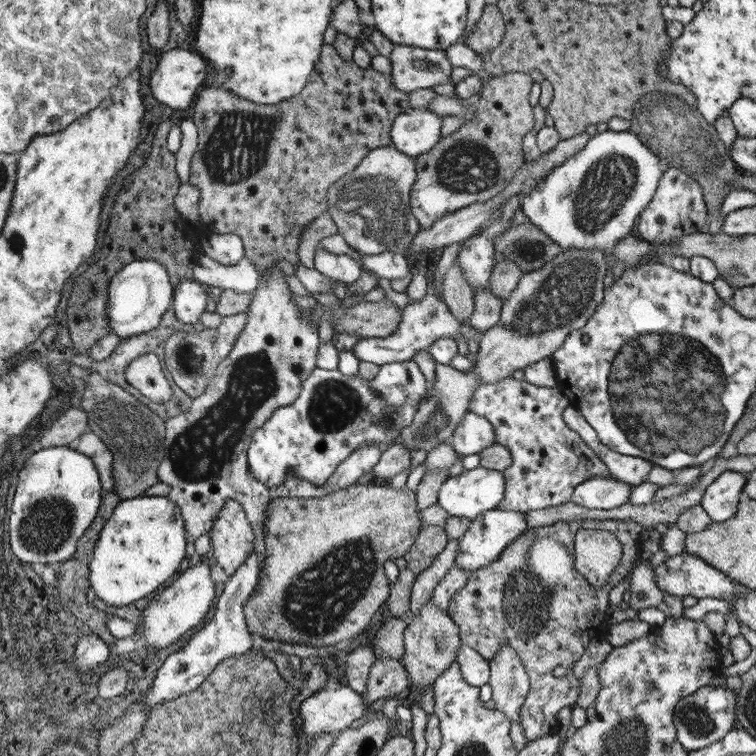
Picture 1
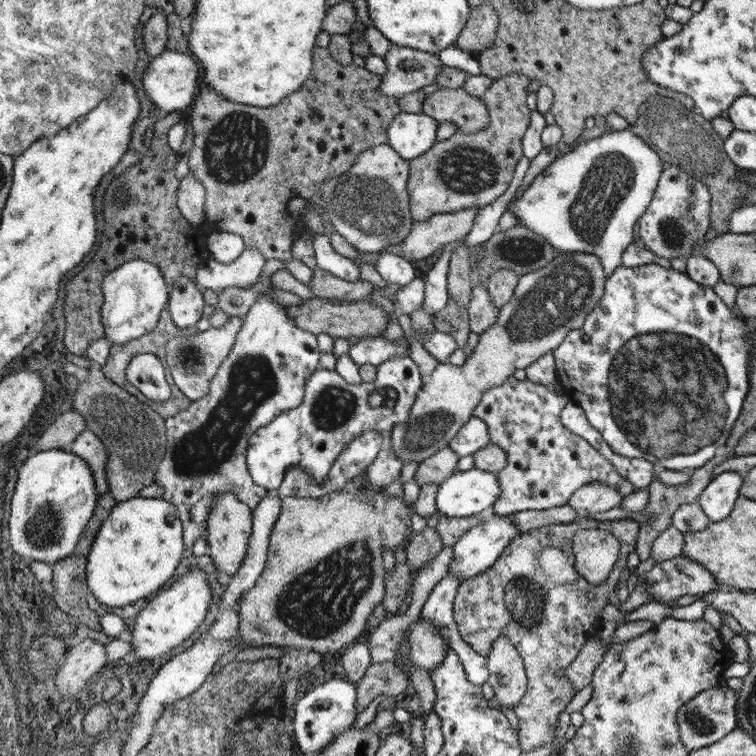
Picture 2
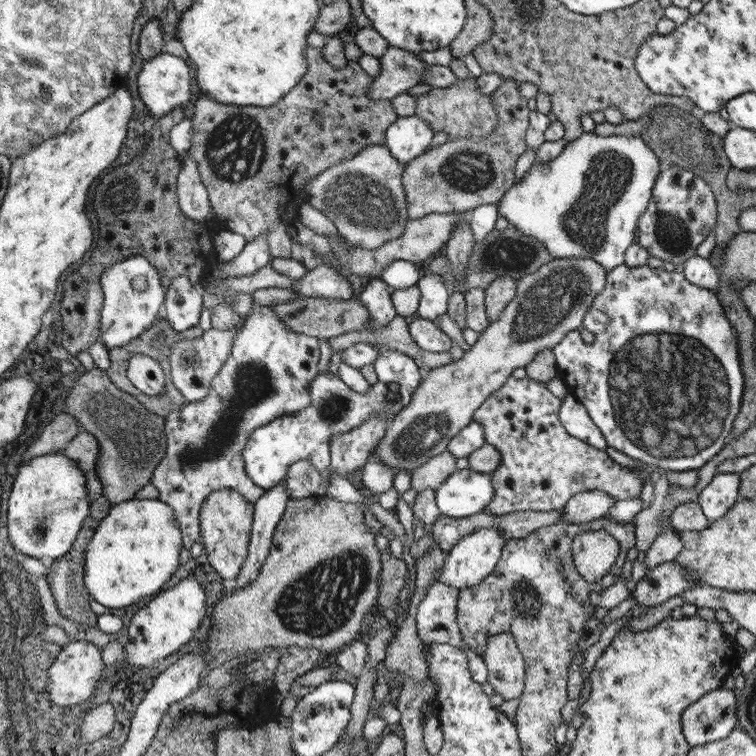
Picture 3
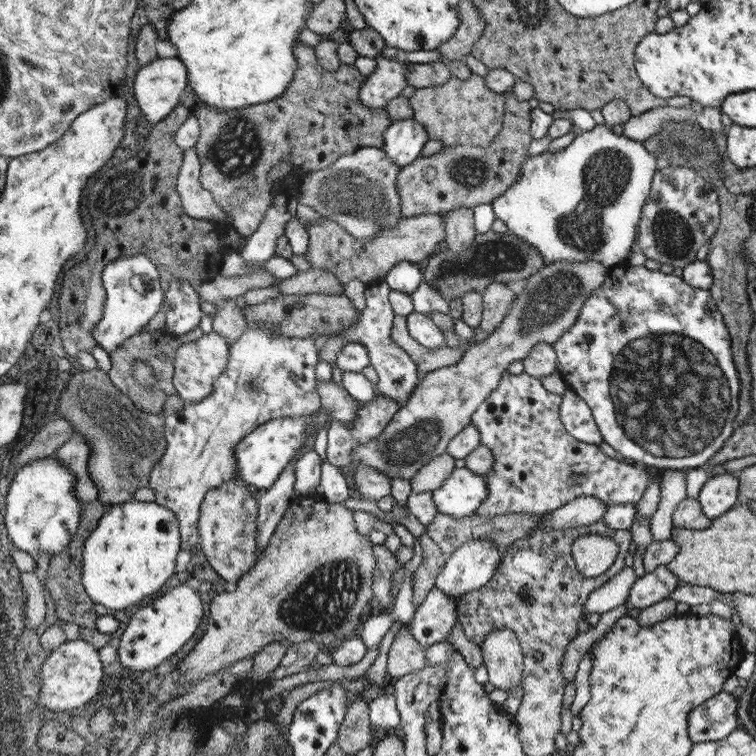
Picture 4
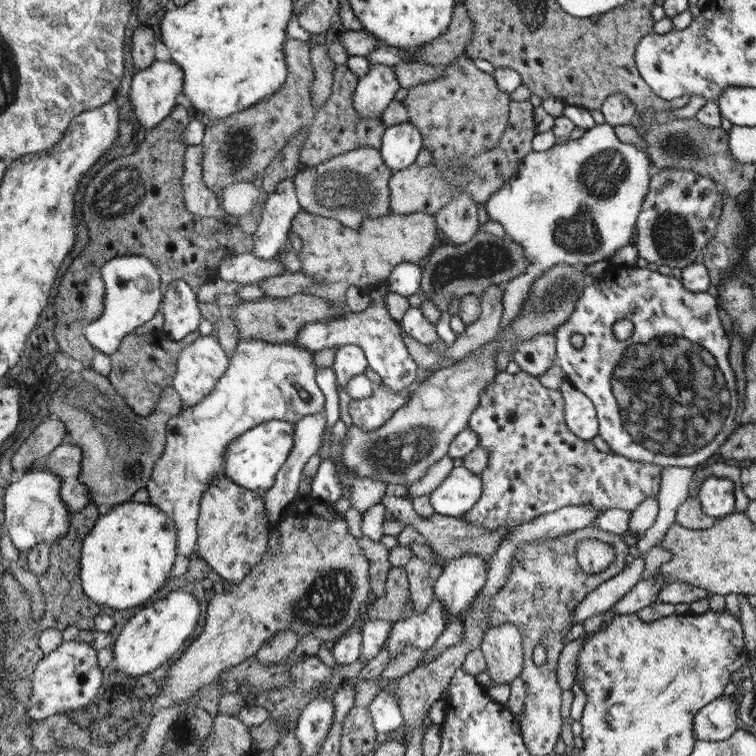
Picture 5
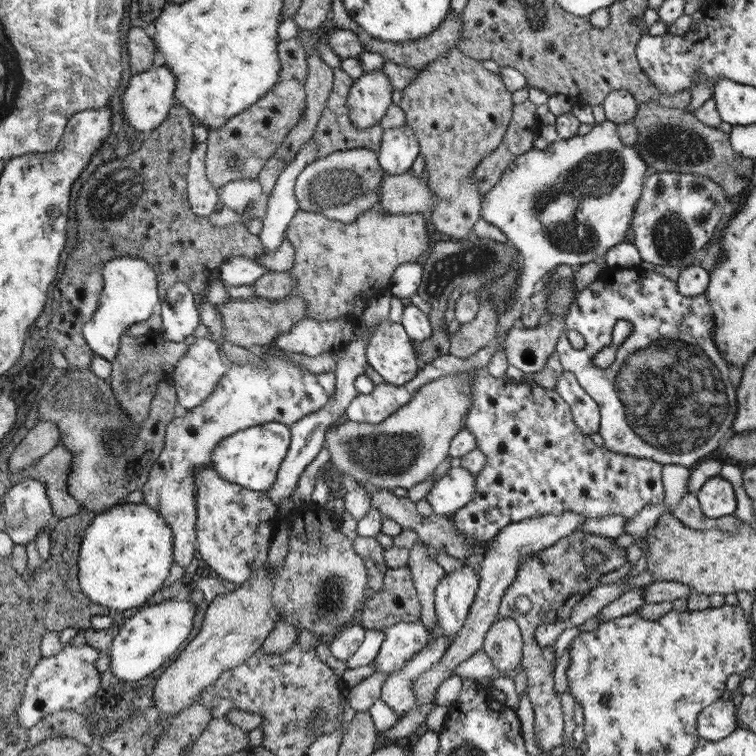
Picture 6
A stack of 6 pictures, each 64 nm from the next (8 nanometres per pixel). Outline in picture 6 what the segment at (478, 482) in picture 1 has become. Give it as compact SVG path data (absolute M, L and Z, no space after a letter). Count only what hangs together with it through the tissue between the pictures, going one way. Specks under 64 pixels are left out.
M451 468L443 478L433 484L433 490L425 496L433 508L433 514L451 518L463 510L477 492L475 474L469 474L465 468Z

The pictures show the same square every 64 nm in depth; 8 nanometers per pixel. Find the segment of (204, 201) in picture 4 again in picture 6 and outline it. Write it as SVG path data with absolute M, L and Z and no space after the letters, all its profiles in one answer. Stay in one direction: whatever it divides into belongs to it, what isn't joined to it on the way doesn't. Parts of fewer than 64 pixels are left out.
M193 144L193 150L189 154L189 166L187 170L187 196L191 210L195 216L209 218L211 214L219 212L219 198L217 190L211 186L205 174L205 144Z

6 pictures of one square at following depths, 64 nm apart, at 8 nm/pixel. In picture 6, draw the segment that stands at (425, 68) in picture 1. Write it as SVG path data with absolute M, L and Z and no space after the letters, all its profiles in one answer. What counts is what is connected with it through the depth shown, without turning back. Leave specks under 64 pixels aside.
M383 68L365 72L351 86L351 96L347 100L353 124L357 128L369 128L373 124L381 124L381 118L393 104L391 102L393 92L395 88L389 76L383 74Z

